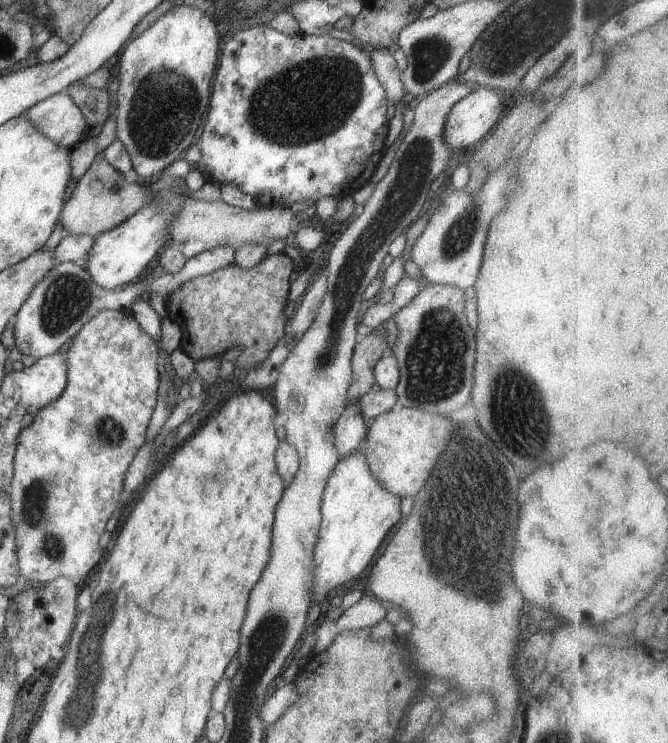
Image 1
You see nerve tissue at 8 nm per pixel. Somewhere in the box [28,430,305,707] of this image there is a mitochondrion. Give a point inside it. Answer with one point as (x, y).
(54, 545)

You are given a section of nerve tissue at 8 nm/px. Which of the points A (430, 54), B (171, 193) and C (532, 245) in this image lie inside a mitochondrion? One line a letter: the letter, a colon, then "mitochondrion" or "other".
A: mitochondrion
B: other
C: other

